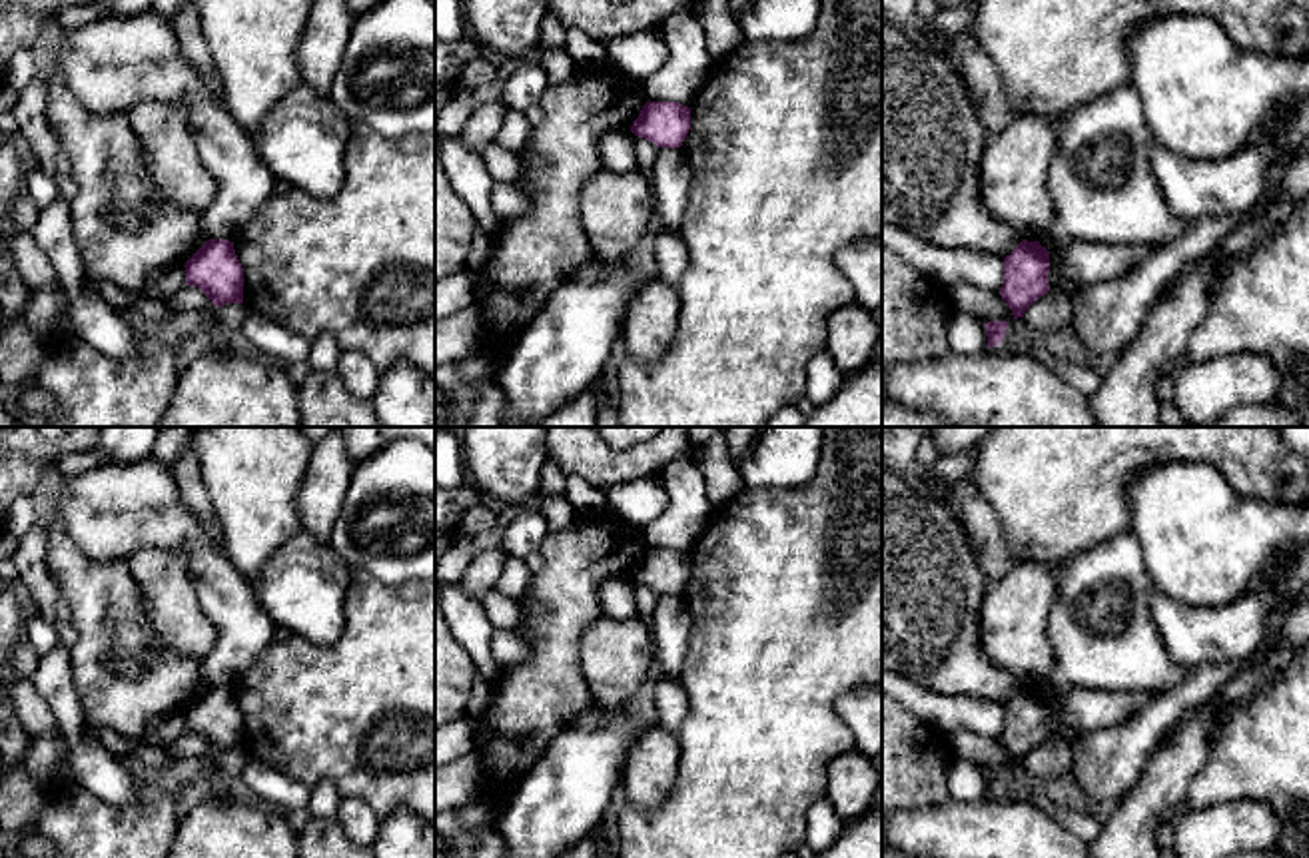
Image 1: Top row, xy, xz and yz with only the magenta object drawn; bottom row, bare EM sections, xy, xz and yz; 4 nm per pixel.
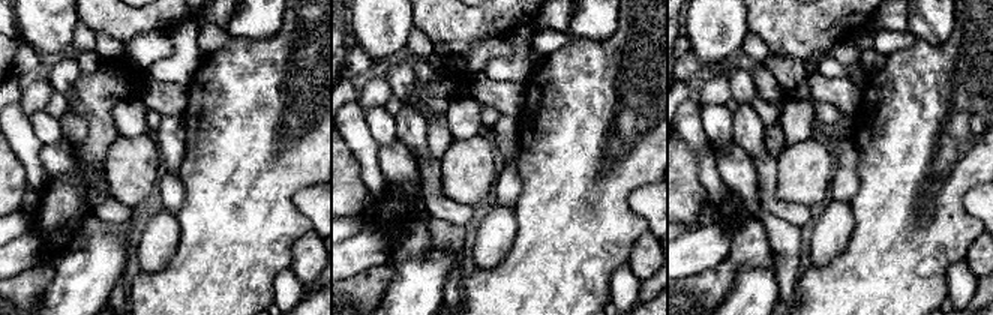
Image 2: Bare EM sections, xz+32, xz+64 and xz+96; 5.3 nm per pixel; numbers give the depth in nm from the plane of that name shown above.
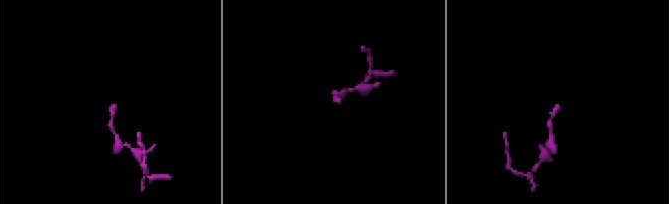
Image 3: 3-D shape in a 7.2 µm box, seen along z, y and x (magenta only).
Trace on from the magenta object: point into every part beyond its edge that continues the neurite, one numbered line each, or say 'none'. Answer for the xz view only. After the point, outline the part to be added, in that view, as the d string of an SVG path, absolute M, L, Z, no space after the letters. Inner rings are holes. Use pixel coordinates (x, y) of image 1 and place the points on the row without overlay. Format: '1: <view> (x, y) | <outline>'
none

